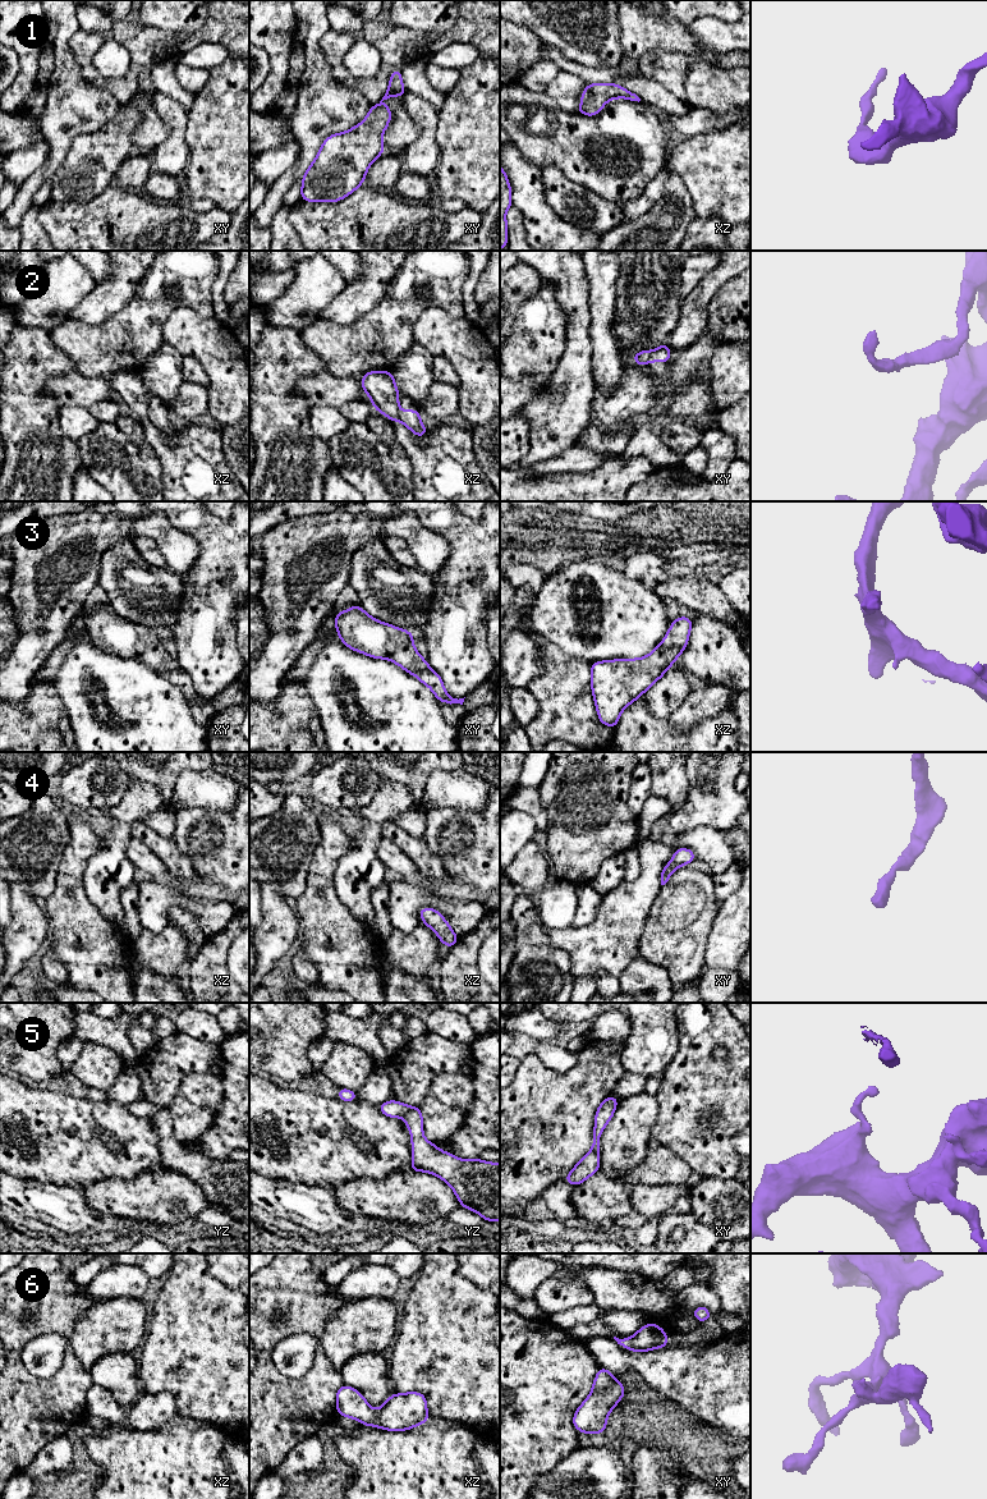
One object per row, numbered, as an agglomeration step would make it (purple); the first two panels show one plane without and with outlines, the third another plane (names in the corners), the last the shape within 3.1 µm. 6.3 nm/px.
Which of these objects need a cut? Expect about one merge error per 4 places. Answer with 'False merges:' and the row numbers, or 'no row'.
False merges: 2

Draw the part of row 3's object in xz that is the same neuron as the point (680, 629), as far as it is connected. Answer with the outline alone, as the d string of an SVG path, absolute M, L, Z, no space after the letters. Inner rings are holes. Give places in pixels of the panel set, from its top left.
M679 616L670 624L670 629L661 643L647 656L641 659L595 661L591 664L591 688L600 723L614 729L616 728L624 709L655 684L680 656L688 645L690 629L692 618Z

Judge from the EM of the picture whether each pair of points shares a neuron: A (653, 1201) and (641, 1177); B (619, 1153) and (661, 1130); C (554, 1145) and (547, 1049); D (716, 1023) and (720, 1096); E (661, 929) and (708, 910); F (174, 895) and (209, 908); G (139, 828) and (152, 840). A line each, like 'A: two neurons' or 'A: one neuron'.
A: two neurons
B: two neurons
C: two neurons
D: one neuron
E: one neuron
F: one neuron
G: one neuron

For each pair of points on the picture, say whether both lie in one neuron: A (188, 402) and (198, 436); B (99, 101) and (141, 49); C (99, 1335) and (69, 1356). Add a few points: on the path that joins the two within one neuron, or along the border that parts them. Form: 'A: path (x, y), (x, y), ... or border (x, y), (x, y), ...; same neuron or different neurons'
A: border (207, 418), (189, 423); different neurons
B: border (81, 74), (87, 81), (106, 90), (122, 105); different neurons
C: border (69, 1346), (86, 1369), (90, 1369), (102, 1357); different neurons

